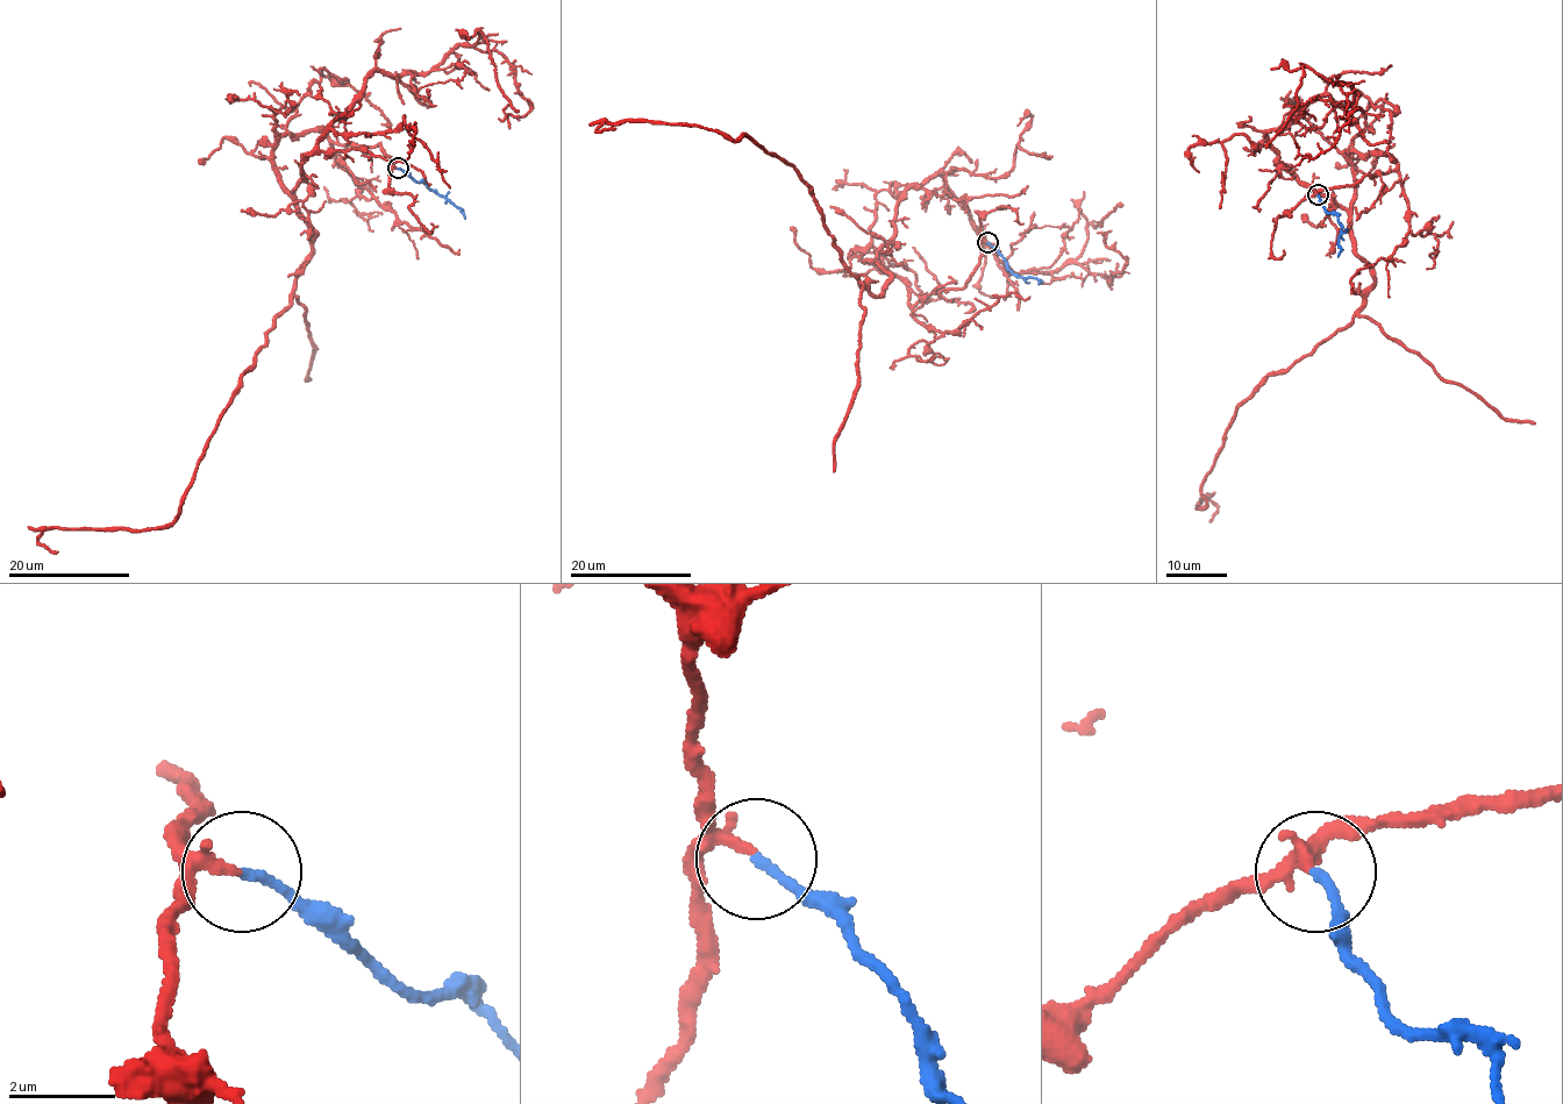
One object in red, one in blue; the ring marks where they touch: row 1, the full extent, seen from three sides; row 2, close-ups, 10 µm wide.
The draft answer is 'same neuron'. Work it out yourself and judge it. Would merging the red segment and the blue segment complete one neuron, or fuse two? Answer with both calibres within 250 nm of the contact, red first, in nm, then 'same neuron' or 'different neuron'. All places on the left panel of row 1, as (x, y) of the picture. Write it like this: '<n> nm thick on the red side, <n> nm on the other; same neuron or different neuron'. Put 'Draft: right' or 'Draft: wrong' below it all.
150 nm thick on the red side, 170 nm on the other; same neuron
Draft: right

